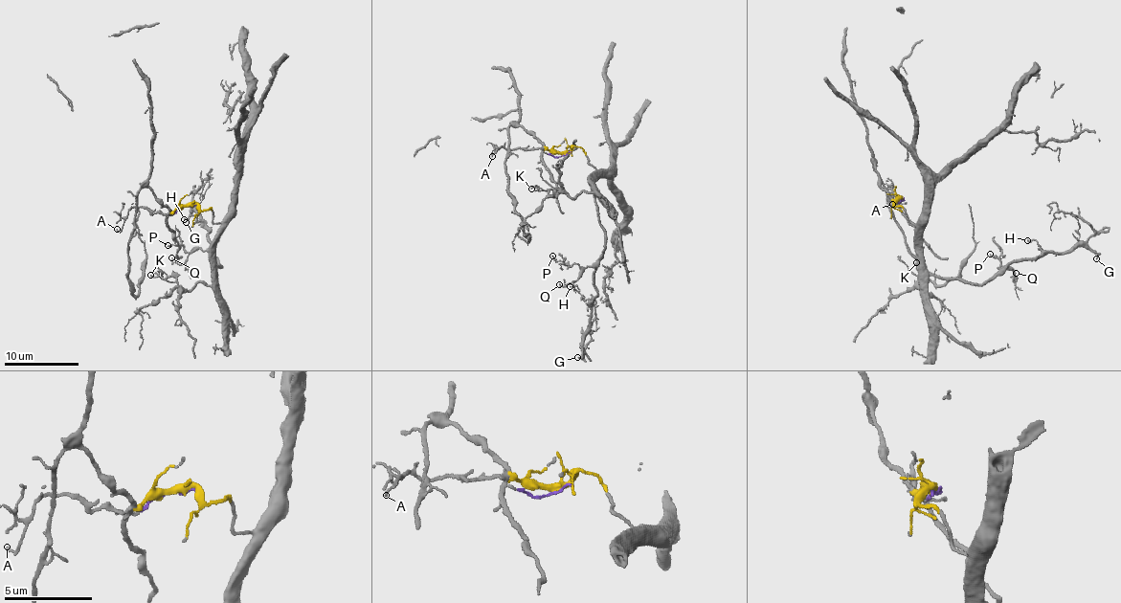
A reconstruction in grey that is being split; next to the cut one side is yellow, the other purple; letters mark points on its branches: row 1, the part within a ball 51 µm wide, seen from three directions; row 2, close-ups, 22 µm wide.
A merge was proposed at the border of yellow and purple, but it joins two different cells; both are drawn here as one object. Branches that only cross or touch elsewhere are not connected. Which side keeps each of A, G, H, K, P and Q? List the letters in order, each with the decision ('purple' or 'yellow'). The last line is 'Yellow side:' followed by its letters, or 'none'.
A: yellow
G: yellow
H: yellow
K: yellow
P: yellow
Q: yellow
Yellow side: A, G, H, K, P, Q

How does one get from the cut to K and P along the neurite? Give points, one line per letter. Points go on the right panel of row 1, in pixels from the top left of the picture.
K: (901, 199), (894, 206), (916, 229), (919, 284), (925, 289), (913, 266), (917, 262)
P: (901, 199), (894, 206), (916, 229), (921, 266), (929, 273), (965, 283), (987, 283), (1003, 268), (989, 254)

